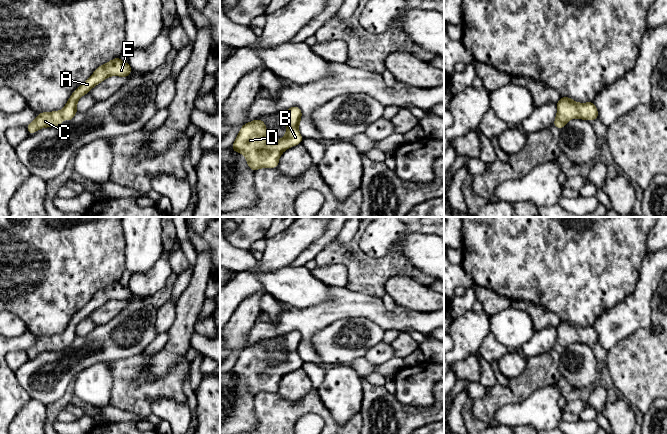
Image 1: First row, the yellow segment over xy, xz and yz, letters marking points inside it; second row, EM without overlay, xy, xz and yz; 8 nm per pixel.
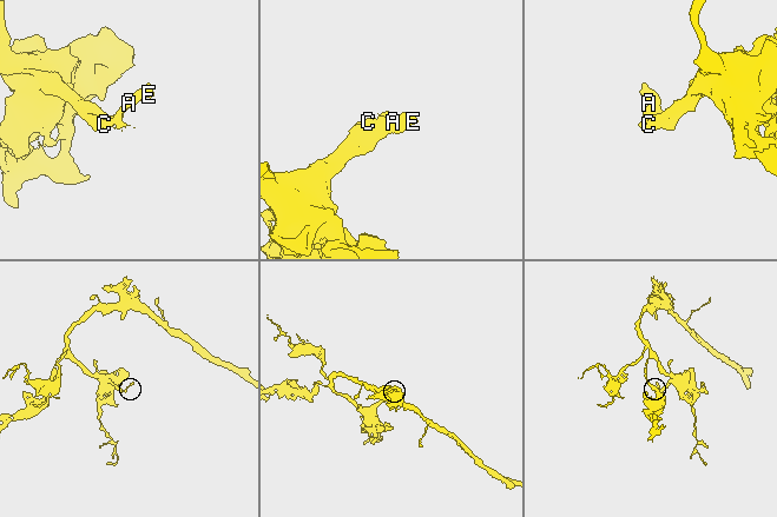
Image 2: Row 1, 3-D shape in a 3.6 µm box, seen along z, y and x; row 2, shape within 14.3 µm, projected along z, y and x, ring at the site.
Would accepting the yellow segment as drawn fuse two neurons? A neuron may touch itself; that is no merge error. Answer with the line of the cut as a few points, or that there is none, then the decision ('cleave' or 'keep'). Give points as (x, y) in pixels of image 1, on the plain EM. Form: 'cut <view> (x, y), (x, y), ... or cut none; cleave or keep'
cut none; keep

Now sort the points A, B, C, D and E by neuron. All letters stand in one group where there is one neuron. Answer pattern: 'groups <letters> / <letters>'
groups A B C D E

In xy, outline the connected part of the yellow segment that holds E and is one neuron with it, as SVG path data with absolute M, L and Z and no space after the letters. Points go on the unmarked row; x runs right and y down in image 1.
M120 281L110 284L106 288L99 290L82 309L80 309L70 320L65 331L61 335L53 336L38 336L37 342L31 346L27 351L27 355L30 358L34 358L38 353L45 351L56 351L62 349L62 343L65 342L71 345L77 336L77 325L83 319L89 317L89 315L101 307L107 301L120 300L128 301L132 292L128 287L124 287Z

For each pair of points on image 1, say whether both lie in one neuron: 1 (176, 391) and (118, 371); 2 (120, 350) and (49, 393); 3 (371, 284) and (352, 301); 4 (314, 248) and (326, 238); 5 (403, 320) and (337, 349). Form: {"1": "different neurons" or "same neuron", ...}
{"1": "same neuron", "2": "same neuron", "3": "different neurons", "4": "same neuron", "5": "different neurons"}

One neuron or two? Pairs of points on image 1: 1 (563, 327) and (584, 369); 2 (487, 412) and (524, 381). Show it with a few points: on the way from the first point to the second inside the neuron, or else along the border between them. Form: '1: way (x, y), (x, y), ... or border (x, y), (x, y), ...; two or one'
1: border (588, 344), (570, 343), (560, 354), (558, 363); two
2: way (496, 403), (504, 395), (511, 394), (515, 390); one

